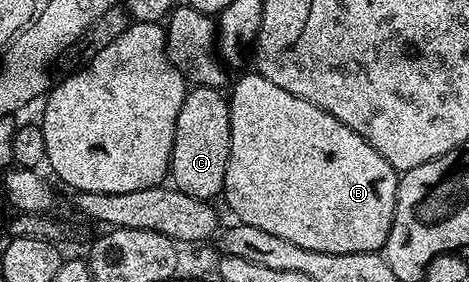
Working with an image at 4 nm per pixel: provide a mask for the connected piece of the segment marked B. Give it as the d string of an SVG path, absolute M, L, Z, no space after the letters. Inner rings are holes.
M257 74L242 76L229 89L230 106L230 153L228 166L224 174L222 196L226 204L235 212L237 219L248 226L257 226L268 234L277 234L295 246L304 246L304 250L320 250L324 254L356 254L357 252L381 253L386 247L386 239L392 226L392 218L396 210L396 194L398 193L399 173L373 148L356 130L348 130L340 118L332 118L328 110L320 110L320 106L312 106L312 102L304 102L304 98L296 98L296 94L288 94L288 90L280 90L276 82L268 82L268 78Z

